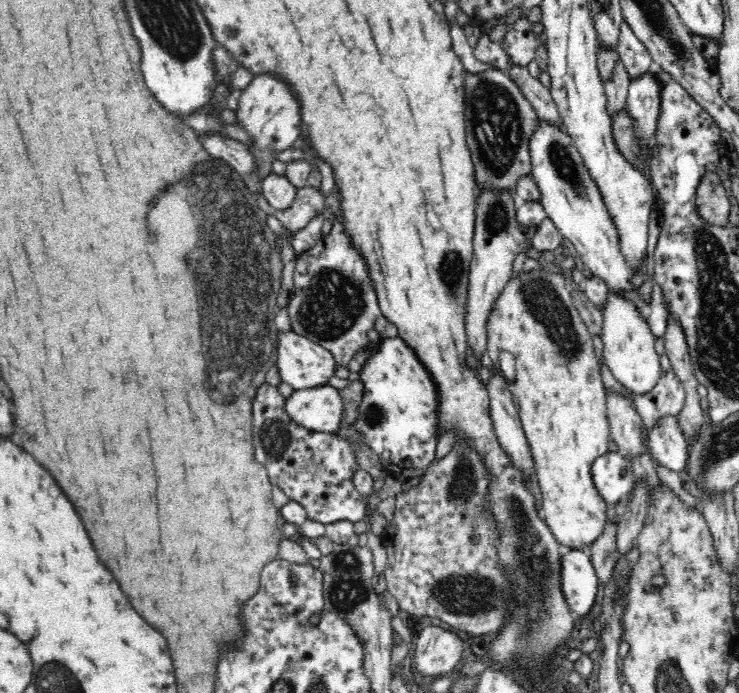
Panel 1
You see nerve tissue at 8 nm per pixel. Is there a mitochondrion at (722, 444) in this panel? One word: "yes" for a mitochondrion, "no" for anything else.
yes

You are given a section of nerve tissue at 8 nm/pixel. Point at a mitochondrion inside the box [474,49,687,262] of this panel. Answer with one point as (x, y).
(562, 162)

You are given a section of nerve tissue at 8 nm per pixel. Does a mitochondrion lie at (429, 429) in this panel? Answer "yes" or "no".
no

